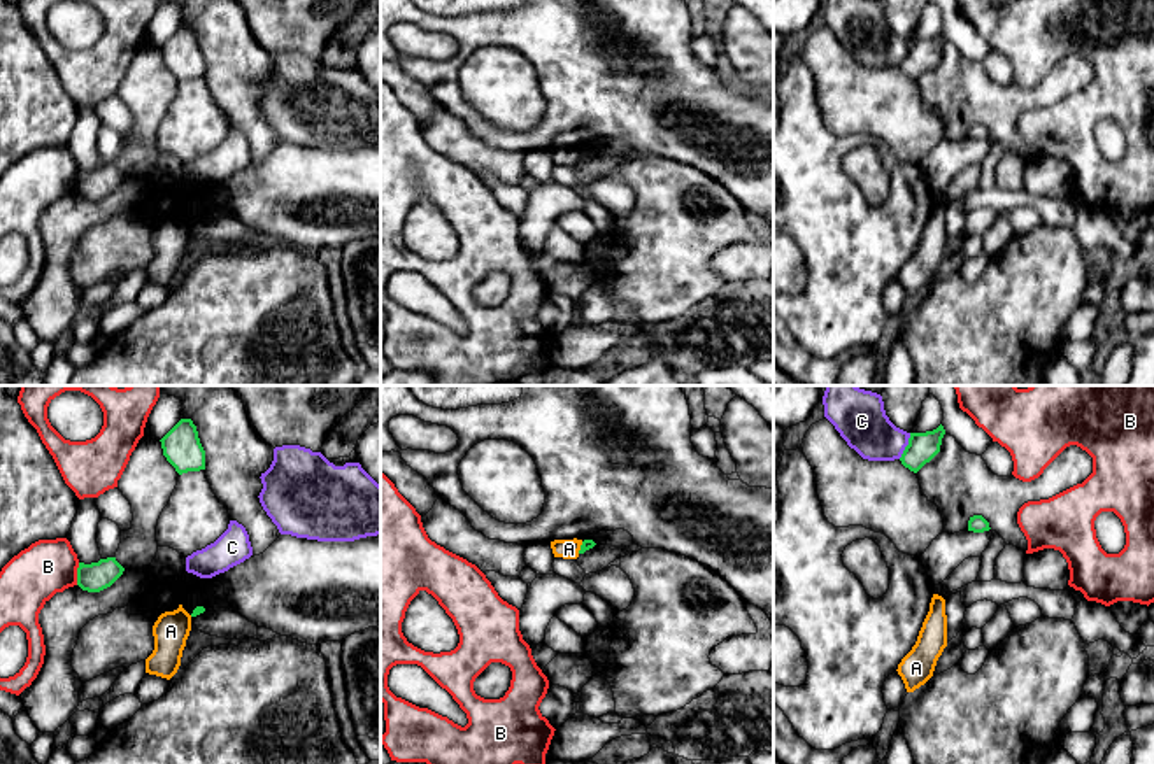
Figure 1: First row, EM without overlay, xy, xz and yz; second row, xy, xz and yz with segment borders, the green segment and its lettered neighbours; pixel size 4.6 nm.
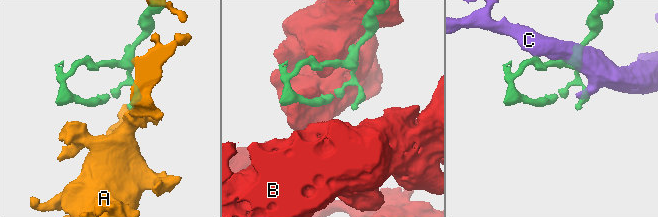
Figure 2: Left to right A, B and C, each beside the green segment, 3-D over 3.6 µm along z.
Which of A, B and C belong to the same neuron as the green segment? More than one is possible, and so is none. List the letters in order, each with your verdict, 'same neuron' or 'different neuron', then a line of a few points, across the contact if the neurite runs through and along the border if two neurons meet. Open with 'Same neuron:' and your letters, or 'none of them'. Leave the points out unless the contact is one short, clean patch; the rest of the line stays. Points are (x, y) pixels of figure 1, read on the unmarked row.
Same neuron: none of them
A: different neuron; line xz (583, 149), (577, 160)
B: different neuron
C: different neuron

